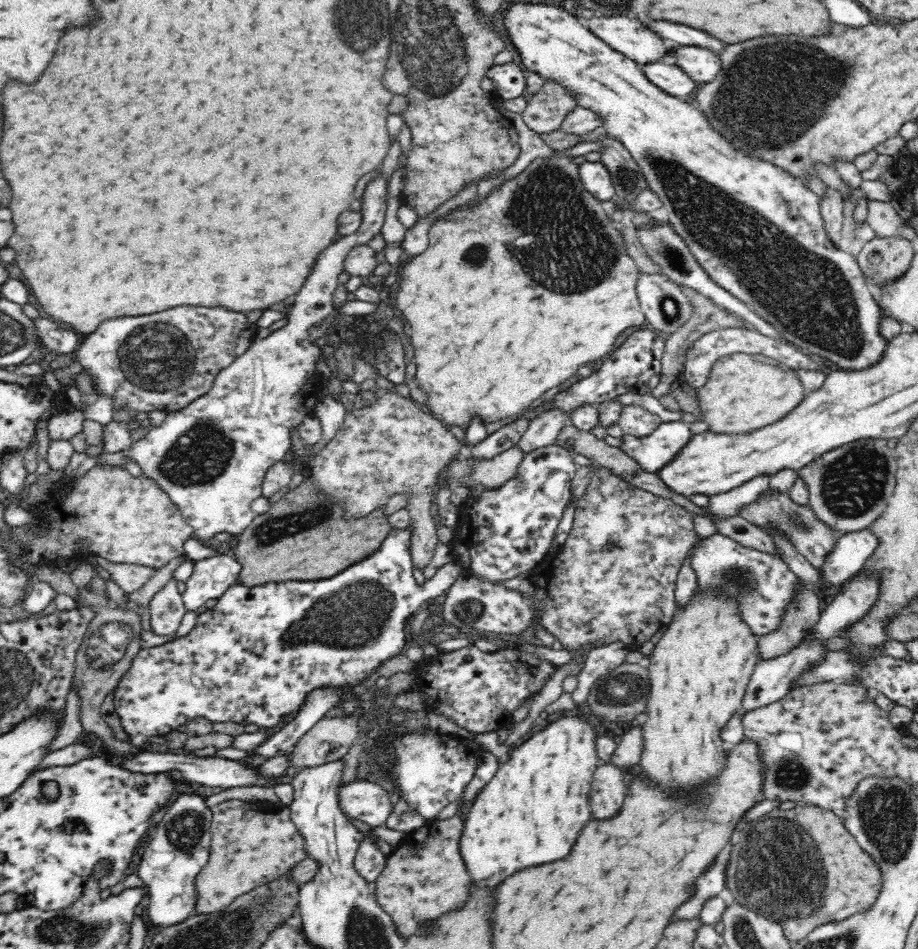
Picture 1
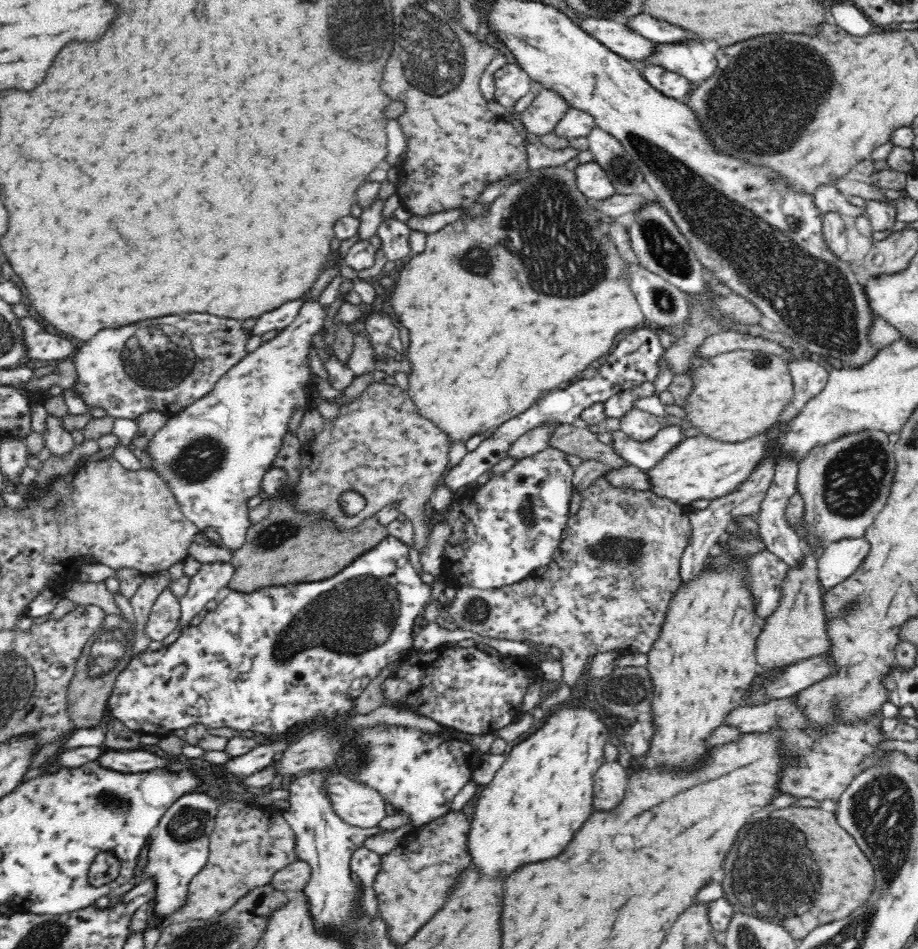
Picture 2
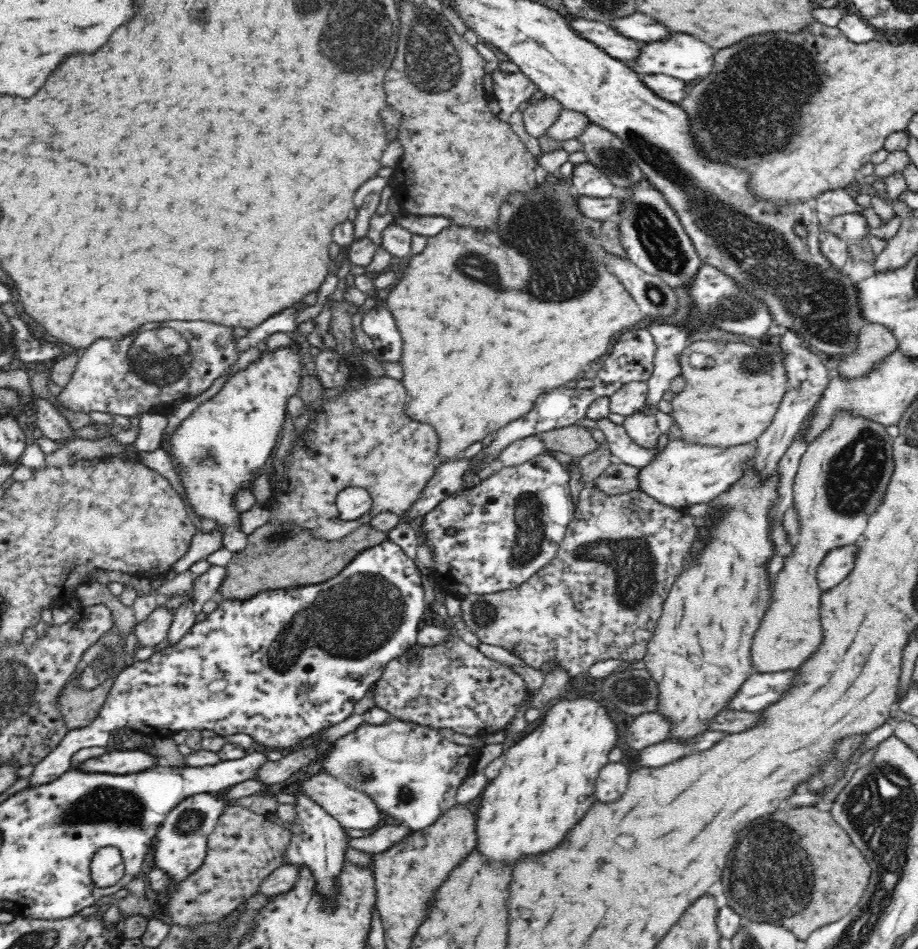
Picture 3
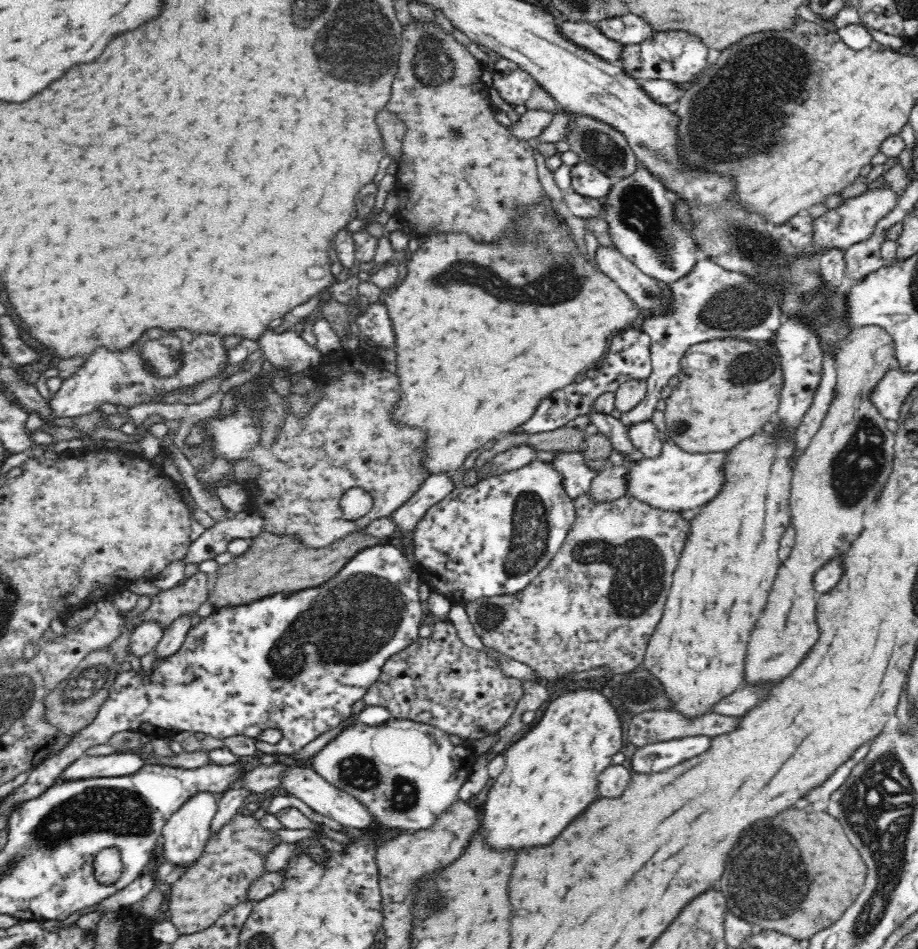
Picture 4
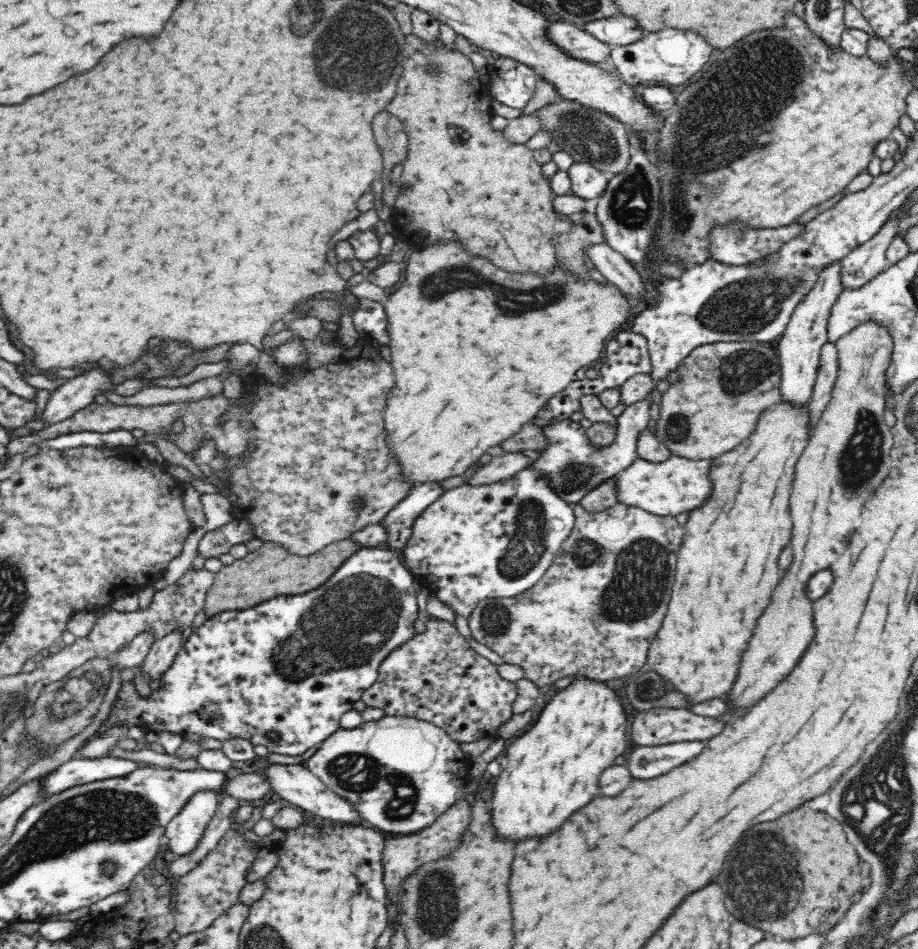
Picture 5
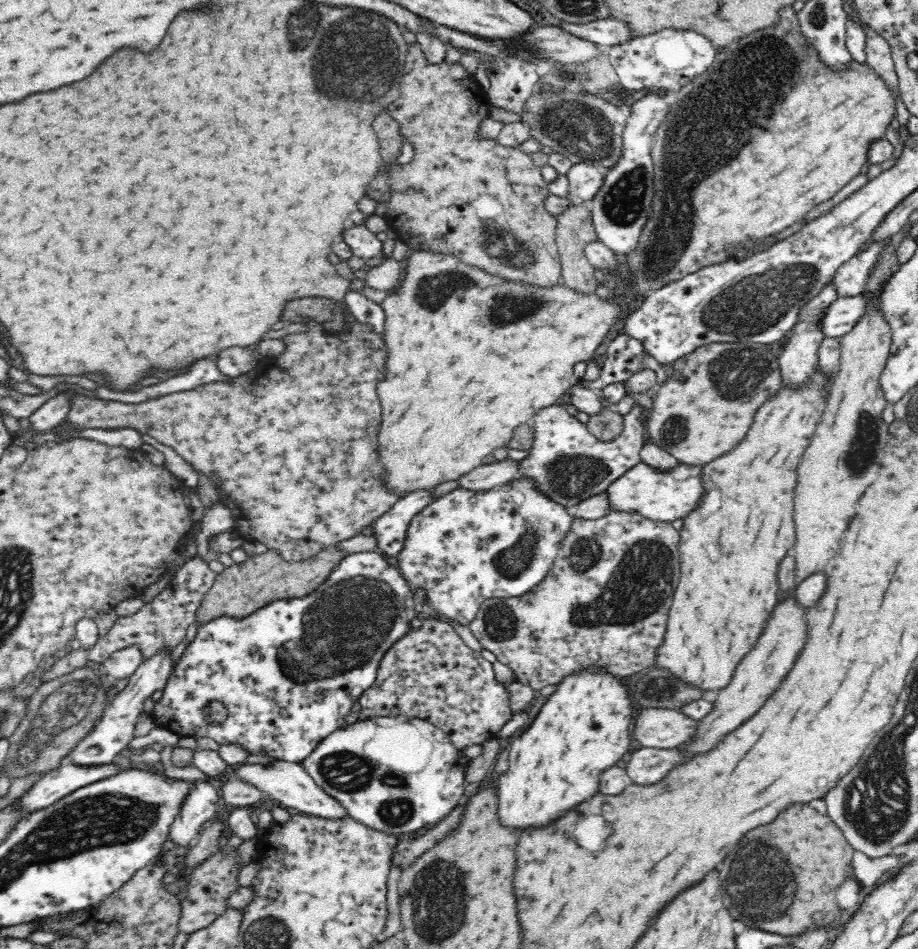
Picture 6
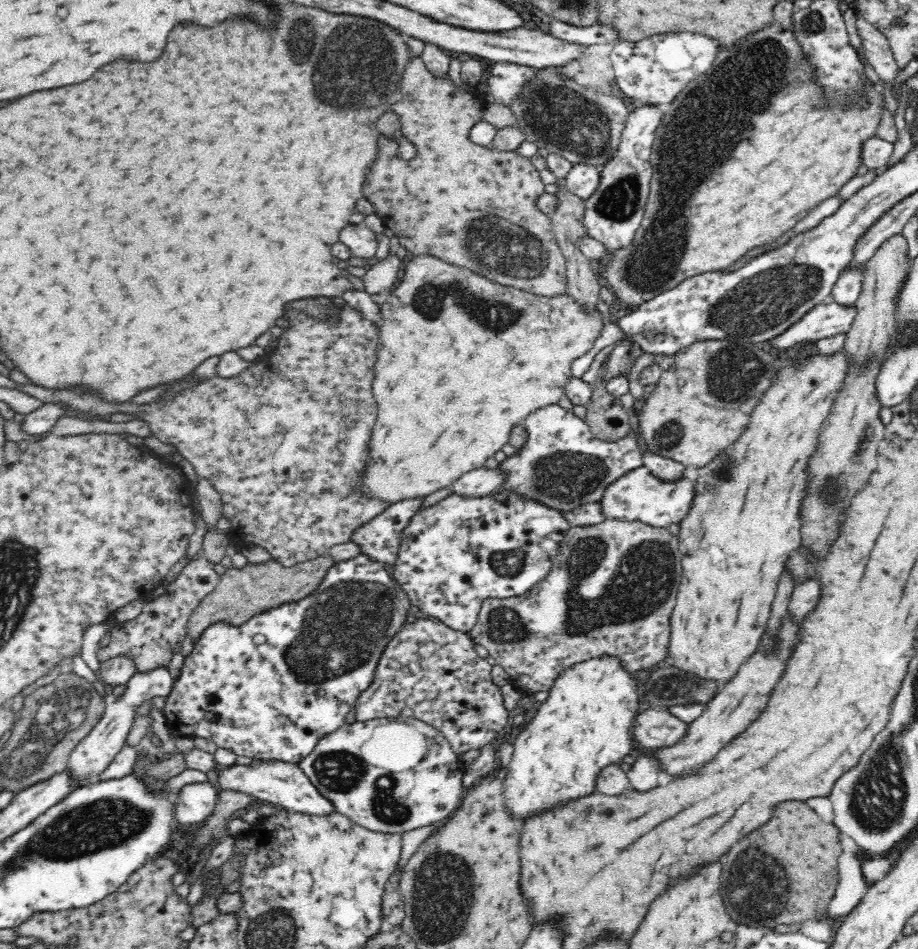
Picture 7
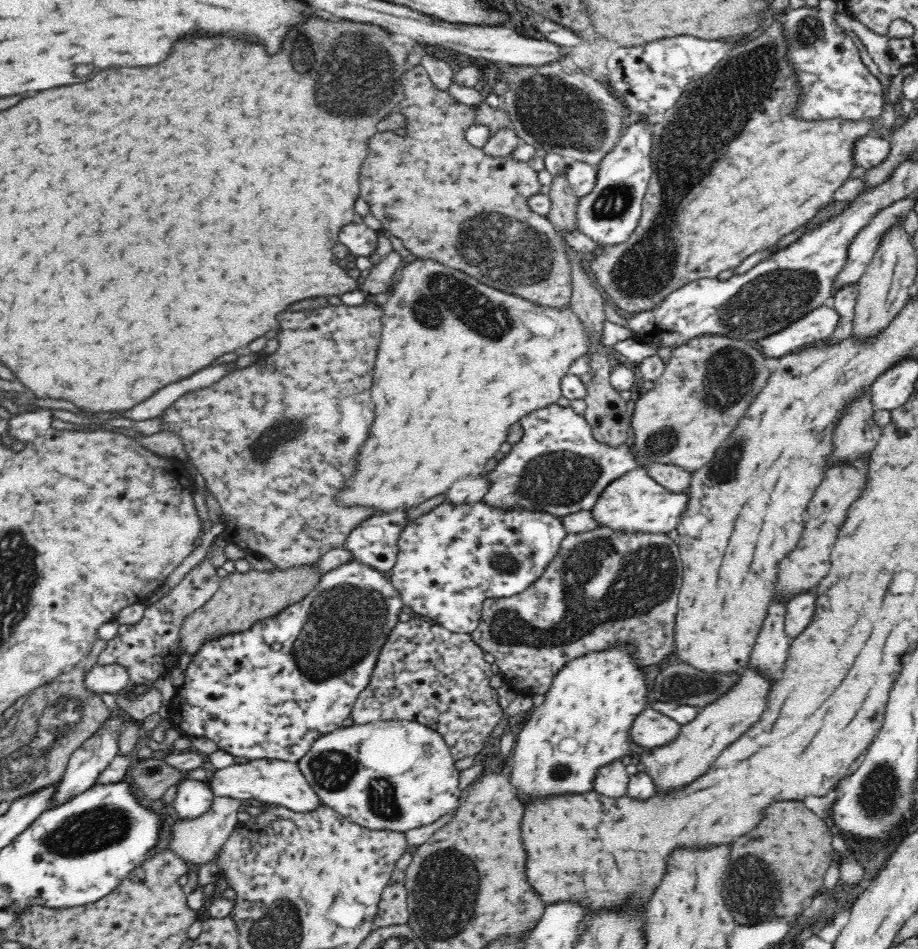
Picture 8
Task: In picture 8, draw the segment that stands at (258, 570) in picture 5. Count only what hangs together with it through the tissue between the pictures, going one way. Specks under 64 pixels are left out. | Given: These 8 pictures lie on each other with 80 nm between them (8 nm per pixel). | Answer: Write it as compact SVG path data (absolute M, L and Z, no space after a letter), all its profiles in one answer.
M312 565L290 567L284 570L274 566L271 573L252 568L245 573L238 571L230 573L220 581L214 596L184 620L179 635L178 655L186 653L192 658L208 642L220 640L228 634L248 632L254 624L278 616L287 606L296 604L308 592L312 592L320 578L321 576L316 573Z

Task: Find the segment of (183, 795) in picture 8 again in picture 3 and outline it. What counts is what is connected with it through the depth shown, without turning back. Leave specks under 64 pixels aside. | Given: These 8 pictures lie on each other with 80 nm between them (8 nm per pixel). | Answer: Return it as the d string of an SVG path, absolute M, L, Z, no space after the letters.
M200 793L186 797L165 818L155 842L155 866L165 870L171 876L172 886L167 889L172 895L175 886L192 872L196 872L207 852L209 834L216 828L217 820L224 810L222 797L214 797L210 793Z

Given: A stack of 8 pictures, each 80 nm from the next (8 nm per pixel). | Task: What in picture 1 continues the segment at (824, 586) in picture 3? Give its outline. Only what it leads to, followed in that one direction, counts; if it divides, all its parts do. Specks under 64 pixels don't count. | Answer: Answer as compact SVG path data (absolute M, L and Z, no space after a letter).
M868 529L838 537L819 568L822 580L835 587L842 585L862 569L876 550L876 544L876 535Z

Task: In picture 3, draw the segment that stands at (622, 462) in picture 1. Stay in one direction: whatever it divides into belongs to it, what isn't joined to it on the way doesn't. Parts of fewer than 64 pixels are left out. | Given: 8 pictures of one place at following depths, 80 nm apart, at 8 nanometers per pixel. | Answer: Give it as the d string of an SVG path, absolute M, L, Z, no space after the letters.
M574 424L541 432L538 437L542 439L545 450L581 457L586 453L594 452L594 448L598 448L598 443L592 438L590 431L591 429Z

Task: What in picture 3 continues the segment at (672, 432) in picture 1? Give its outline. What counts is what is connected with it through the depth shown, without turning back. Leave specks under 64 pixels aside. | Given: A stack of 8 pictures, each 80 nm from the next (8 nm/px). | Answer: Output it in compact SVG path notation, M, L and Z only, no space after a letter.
M598 418L596 426L604 433L606 445L611 450L615 460L636 468L644 468L670 440L666 434L660 435L657 449L652 451L652 449L644 449L636 444L629 437L623 424L614 423L608 418Z

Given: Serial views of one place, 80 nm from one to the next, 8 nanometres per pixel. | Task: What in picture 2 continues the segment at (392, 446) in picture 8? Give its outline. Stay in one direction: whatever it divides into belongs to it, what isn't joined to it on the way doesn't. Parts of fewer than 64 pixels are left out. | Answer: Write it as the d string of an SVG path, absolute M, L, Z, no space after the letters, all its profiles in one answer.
M556 166L556 168L531 170L531 174L519 183L508 185L504 190L505 193L491 203L492 206L487 209L489 211L483 217L461 217L456 222L444 226L442 230L429 234L424 252L412 255L412 258L406 262L400 272L399 280L395 282L396 288L391 294L390 304L397 320L410 332L410 344L406 352L406 358L412 364L407 374L408 396L422 417L432 421L448 435L450 448L458 442L466 444L474 435L495 430L498 425L526 412L548 391L558 388L562 382L569 382L586 368L595 367L596 360L612 350L614 338L622 330L634 328L646 321L634 293L630 290L628 278L624 274L628 264L622 260L618 250L610 242L606 225L599 222L602 214L598 214L598 211L591 206L593 200L579 192L575 172L566 170L564 166Z

